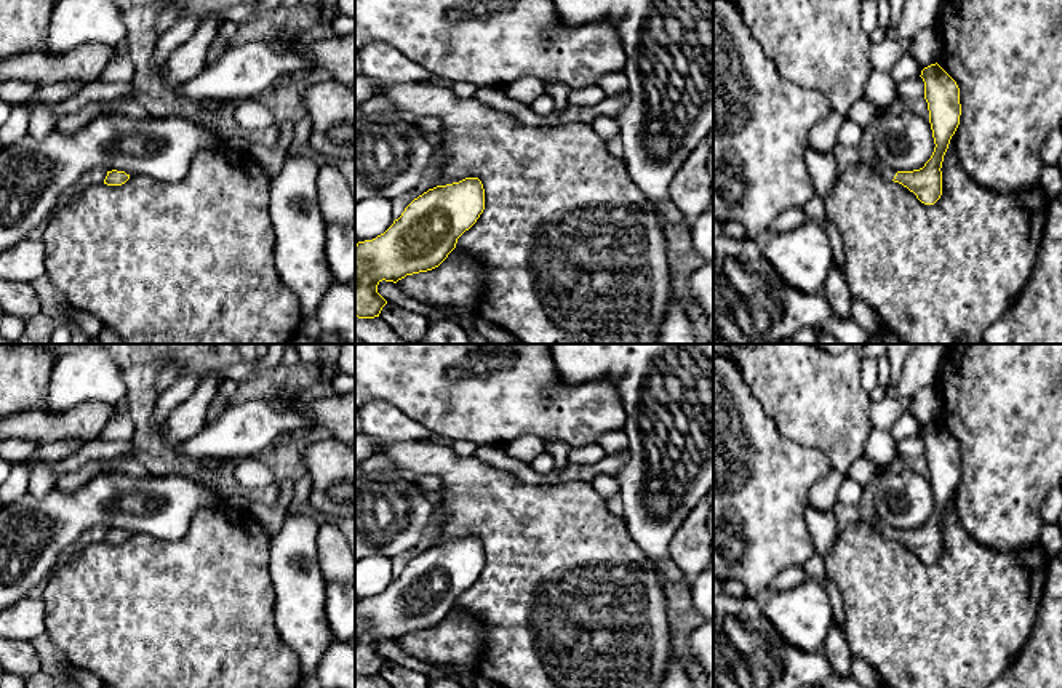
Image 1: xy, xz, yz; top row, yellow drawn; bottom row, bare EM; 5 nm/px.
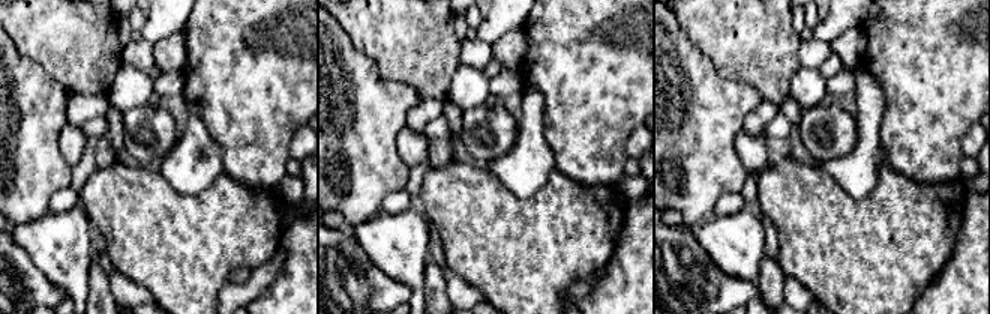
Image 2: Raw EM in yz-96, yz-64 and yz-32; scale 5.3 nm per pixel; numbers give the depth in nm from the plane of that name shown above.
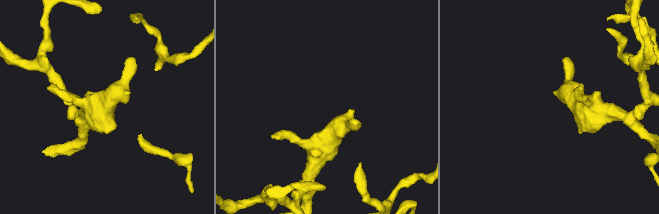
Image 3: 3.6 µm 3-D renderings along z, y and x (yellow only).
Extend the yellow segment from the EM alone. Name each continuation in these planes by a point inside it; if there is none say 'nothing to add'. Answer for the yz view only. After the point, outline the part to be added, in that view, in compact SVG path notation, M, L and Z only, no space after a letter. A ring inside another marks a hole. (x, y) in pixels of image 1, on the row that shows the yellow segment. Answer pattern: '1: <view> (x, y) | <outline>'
1: yz (888, 173) | M873 157L873 170L888 181L892 181L897 173L892 168L886 166L878 157Z

